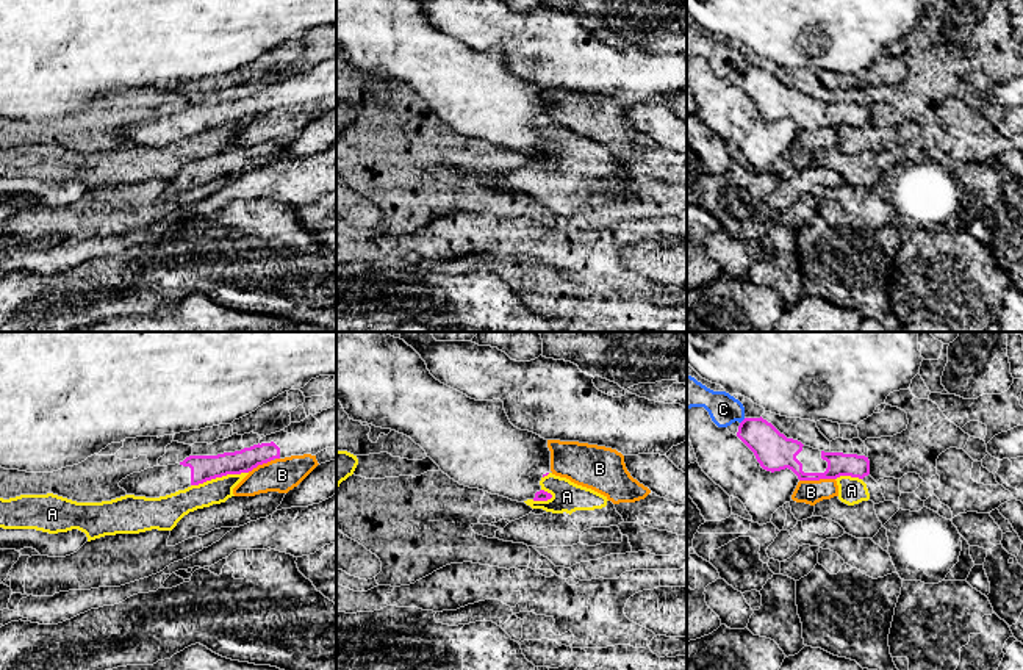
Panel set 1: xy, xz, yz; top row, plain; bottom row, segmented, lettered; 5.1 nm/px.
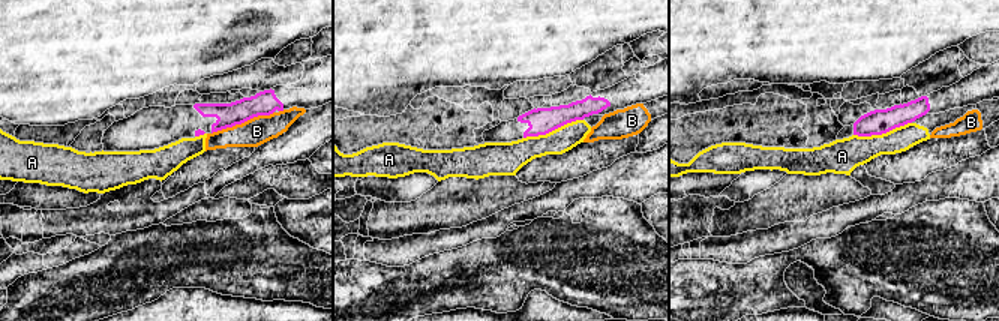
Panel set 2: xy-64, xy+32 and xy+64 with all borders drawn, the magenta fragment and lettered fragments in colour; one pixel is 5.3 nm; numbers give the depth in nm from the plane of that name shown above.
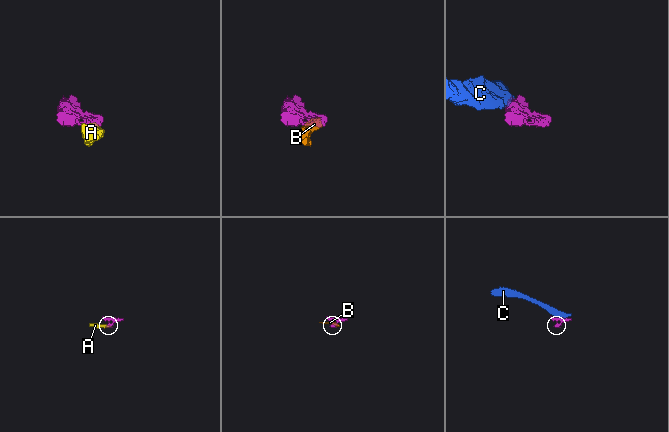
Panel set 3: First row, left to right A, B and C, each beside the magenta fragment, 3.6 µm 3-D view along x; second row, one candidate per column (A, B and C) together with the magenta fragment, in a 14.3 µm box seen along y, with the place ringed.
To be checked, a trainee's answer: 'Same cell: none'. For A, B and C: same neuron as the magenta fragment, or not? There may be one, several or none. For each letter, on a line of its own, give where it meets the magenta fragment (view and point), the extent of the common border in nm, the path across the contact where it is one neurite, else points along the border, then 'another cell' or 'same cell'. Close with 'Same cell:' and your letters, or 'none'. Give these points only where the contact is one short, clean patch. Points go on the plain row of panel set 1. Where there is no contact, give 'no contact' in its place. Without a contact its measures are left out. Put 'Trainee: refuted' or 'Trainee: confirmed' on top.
Trainee: confirmed
A: contact xy (219, 126); length 300 nm; border xy (247, 121), (216, 126), (191, 135); another cell
B: contact yz (817, 129); length 180 nm; border yz (834, 127), (800, 130); another cell
C: contact yz (742, 71); length 40 nm; another cell
Same cell: none

